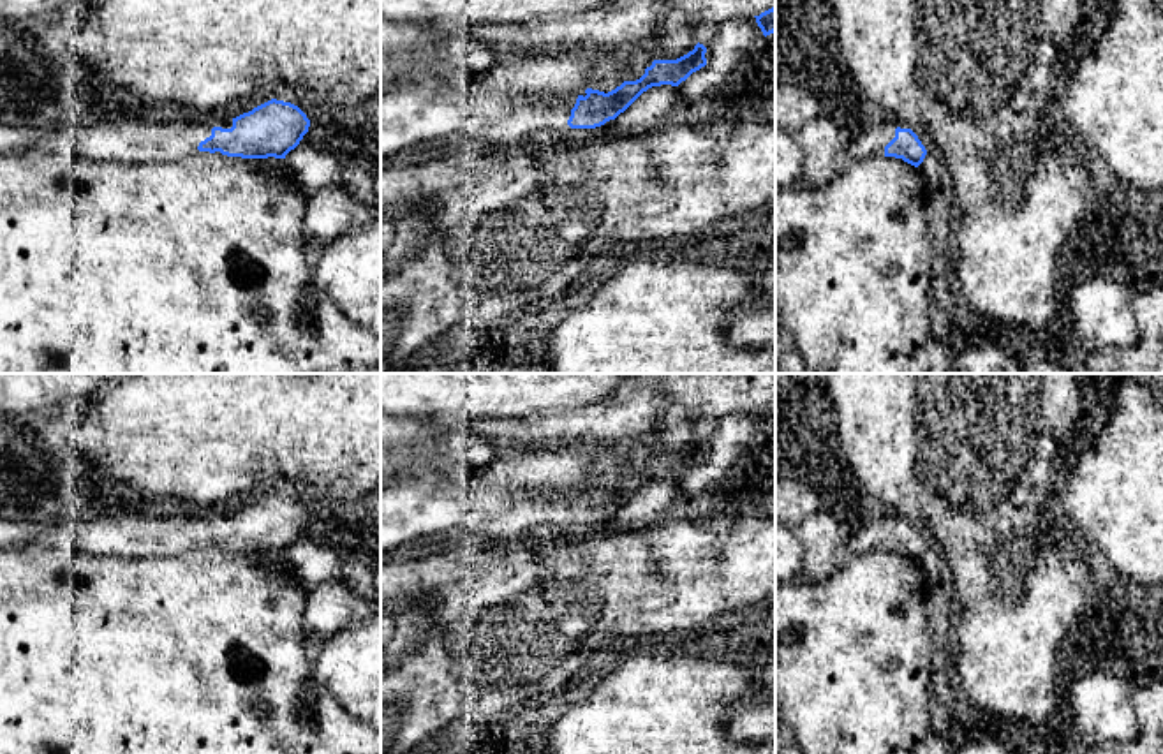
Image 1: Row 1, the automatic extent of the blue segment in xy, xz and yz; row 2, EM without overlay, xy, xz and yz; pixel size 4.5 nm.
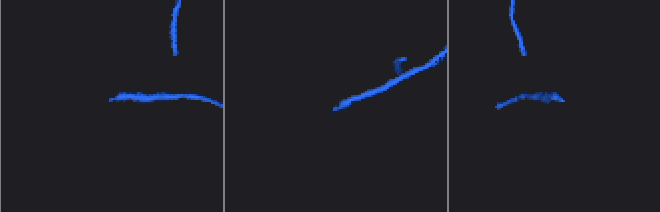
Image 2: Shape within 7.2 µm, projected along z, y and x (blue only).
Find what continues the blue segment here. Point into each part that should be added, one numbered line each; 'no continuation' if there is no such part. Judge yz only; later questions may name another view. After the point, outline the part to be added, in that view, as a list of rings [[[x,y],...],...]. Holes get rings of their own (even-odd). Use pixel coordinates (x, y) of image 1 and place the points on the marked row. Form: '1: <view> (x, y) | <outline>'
1: yz (871, 143) | [[[902,122],[879,123],[855,139],[848,146],[848,153],[855,160],[863,160],[869,157],[885,157],[885,146],[895,137],[895,129],[907,129]]]

